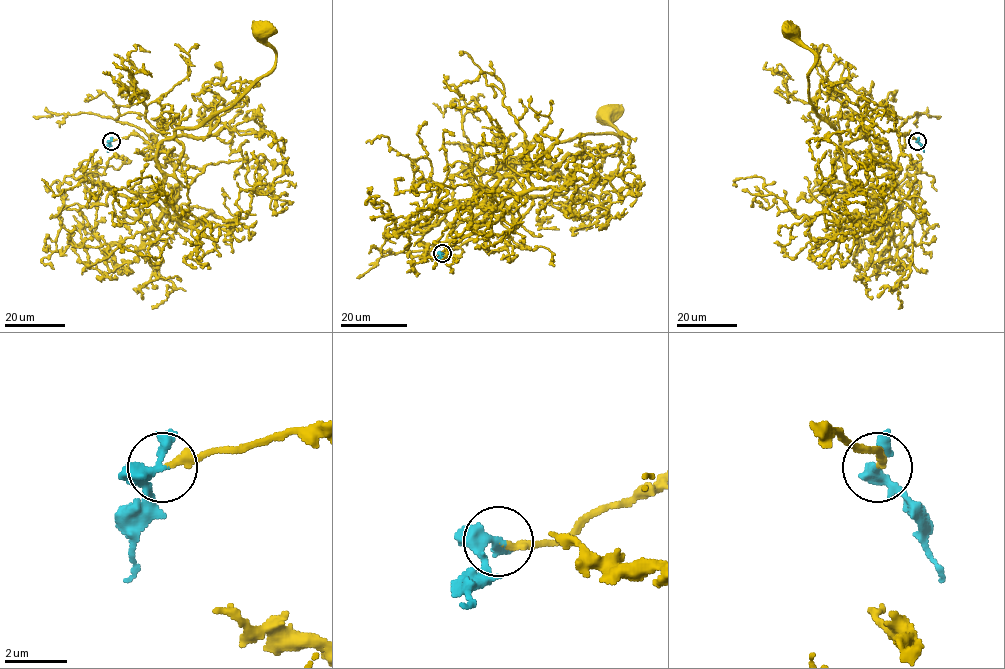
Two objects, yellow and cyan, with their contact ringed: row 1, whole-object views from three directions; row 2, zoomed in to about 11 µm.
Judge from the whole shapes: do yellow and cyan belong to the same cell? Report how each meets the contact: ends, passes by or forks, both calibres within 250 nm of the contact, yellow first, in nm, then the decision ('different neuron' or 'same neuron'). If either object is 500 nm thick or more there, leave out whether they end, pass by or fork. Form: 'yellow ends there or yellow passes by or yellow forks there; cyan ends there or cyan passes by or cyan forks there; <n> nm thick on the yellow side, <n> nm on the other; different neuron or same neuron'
yellow ends there; cyan forks there; 220 nm thick on the yellow side, 280 nm on the other; same neuron

